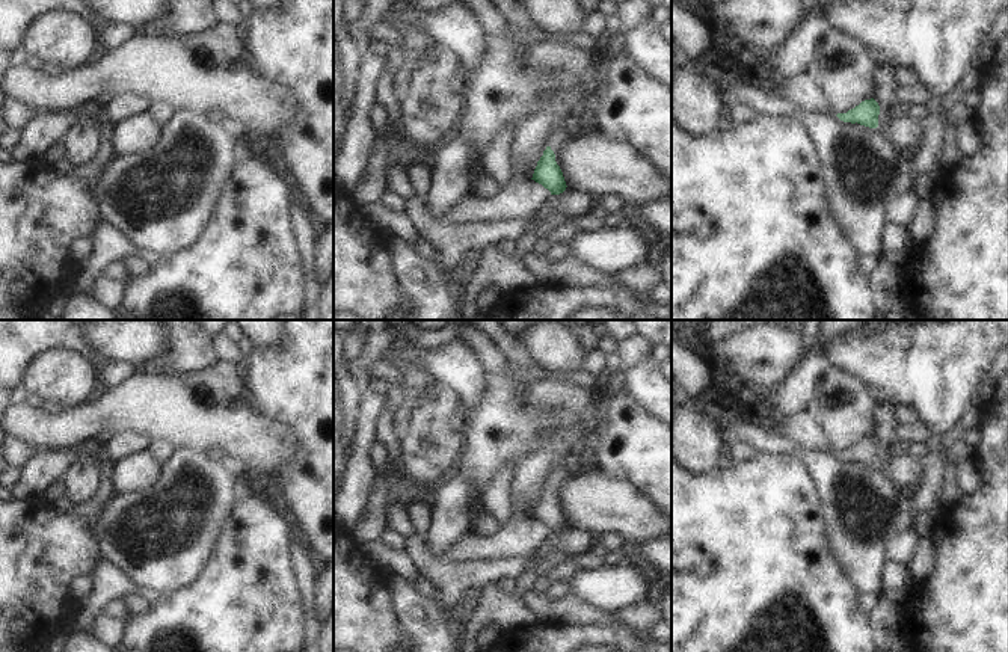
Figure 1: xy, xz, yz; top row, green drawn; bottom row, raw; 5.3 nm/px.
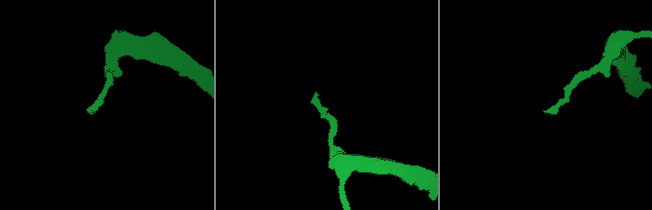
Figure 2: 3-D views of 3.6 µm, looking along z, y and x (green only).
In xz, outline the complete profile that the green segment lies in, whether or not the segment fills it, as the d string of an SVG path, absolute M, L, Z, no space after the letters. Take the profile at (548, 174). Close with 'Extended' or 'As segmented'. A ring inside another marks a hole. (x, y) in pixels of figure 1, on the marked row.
M557 121L548 133L546 145L543 146L543 155L537 161L531 178L548 189L551 195L560 195L567 187L563 172L555 161L555 152L564 145L567 139L569 134L563 125L563 121Z. Extended.

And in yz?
M807 72L786 77L776 92L801 110L834 116L844 124L878 127L880 106L874 98L862 101L847 113L836 113L824 91Z. Extended.

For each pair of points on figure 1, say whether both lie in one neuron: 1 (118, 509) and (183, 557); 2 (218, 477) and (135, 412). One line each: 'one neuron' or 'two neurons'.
1: one neuron
2: two neurons

